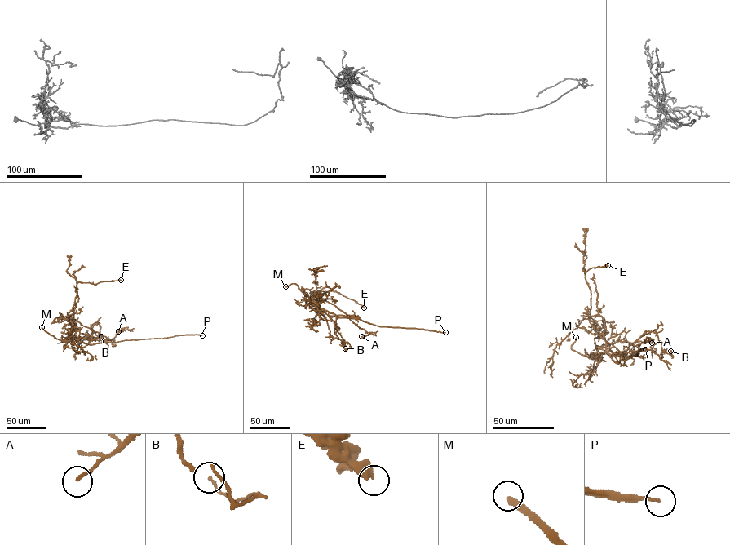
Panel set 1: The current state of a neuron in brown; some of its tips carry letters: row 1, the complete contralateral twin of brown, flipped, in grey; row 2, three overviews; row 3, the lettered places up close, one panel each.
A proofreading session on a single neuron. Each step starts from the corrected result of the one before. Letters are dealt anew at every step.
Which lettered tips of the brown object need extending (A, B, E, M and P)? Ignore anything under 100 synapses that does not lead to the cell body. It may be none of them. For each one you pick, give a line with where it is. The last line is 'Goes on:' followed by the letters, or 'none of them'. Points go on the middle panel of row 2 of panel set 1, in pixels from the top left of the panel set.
M: at (285, 286)
P: at (445, 332)
Goes on: M, P

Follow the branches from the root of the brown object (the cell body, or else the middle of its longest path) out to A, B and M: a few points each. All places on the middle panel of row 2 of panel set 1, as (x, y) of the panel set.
A: (337, 307), (350, 316), (350, 319), (360, 328), (371, 333), (361, 336)
B: (337, 307), (351, 316), (329, 316), (336, 323), (335, 329), (344, 340), (342, 343), (345, 348)
M: (337, 307), (351, 316), (329, 315), (296, 284), (285, 286)

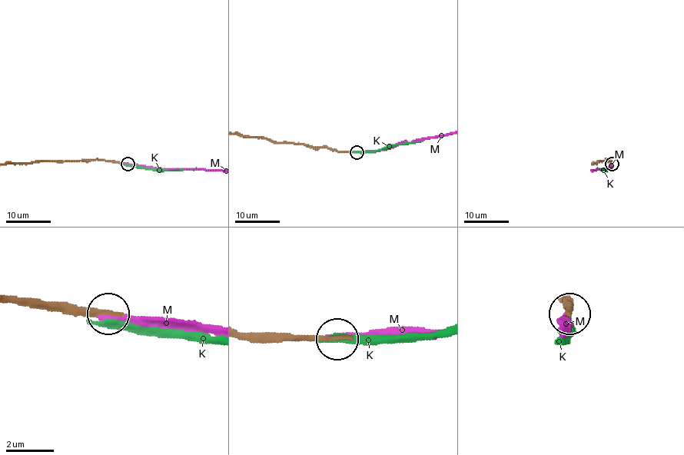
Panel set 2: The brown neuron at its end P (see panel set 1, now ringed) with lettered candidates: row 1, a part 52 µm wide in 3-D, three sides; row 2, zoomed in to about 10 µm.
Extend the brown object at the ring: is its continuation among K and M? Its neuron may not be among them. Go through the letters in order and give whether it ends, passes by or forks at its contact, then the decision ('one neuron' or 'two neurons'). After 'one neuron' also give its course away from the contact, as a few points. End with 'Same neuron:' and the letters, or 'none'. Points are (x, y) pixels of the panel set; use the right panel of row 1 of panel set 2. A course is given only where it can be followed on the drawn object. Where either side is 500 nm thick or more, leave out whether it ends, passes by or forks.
K: it passes by; two neurons
M: it ends; one neuron; course (612, 164), (607, 168), (588, 171)
Same neuron: M

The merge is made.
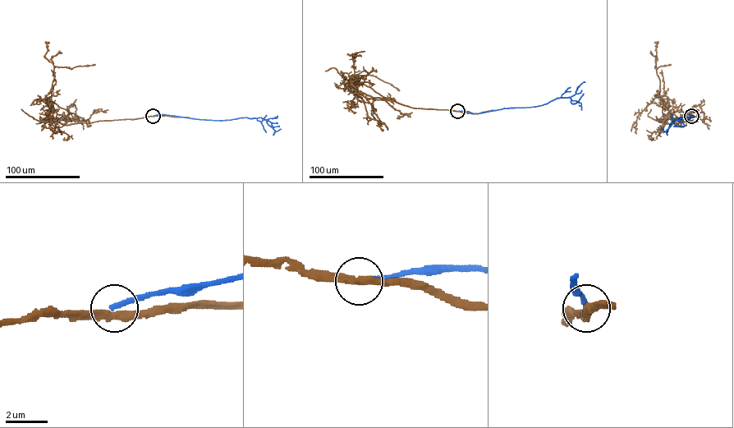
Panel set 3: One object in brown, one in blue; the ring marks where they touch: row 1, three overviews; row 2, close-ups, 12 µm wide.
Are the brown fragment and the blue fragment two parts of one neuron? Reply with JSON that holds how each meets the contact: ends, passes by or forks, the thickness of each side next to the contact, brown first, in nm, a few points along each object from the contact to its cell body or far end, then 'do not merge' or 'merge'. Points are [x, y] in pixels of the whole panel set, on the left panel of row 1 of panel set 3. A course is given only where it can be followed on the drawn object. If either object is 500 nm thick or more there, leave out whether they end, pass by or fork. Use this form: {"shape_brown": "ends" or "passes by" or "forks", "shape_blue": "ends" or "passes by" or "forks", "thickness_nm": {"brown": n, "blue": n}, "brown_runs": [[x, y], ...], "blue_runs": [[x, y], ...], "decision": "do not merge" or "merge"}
{"shape_brown": "passes by", "shape_blue": "ends", "thickness_nm": {"brown": 340, "blue": 240}, "brown_runs": [[153, 116], [87, 123], [47, 98], [55, 66], [72, 68], [95, 65]], "blue_runs": [[153, 116], [161, 114], [218, 120], [262, 117], [271, 122], [275, 131], [281, 129]], "decision": "do not merge"}

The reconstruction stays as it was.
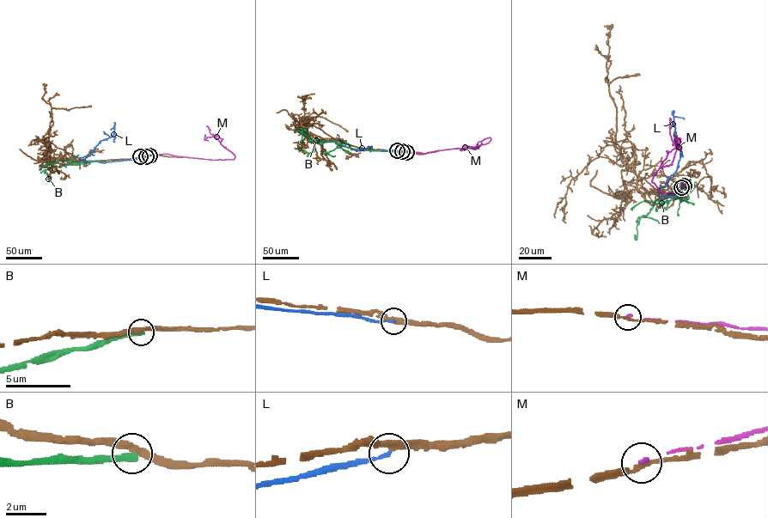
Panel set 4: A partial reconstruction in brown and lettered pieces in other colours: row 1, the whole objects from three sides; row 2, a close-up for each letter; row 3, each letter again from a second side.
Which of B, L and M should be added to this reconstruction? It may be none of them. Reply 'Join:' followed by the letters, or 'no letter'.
Join: no letter

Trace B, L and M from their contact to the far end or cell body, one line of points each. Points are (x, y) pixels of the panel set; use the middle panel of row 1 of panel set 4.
B: (406, 152), (361, 150), (335, 142), (314, 142), (302, 133), (304, 130)
L: (402, 151), (357, 150), (337, 144), (336, 140), (347, 143), (354, 149), (371, 147), (370, 151)
M: (397, 150), (424, 153), (483, 144), (490, 138), (482, 141), (474, 148), (461, 149)

